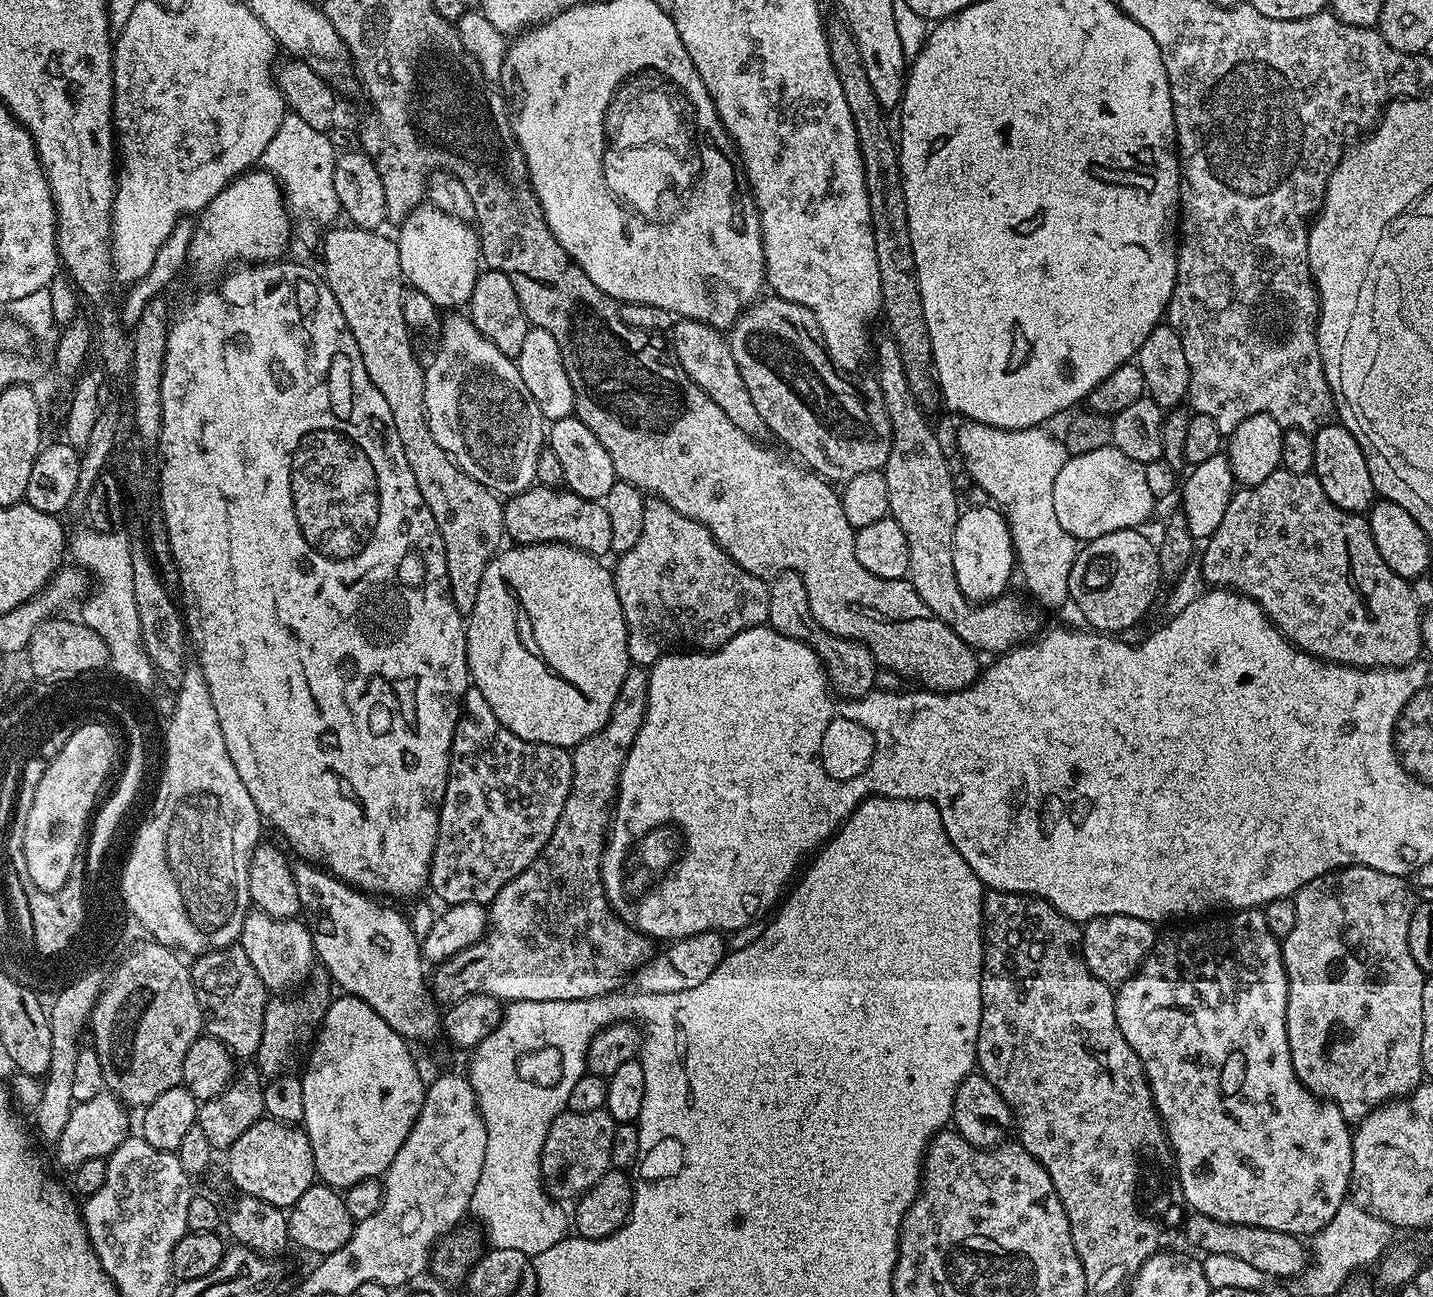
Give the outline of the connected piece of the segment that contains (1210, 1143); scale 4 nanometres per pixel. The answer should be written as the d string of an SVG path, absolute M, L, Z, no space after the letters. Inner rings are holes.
M1245 908L1243 910L1233 911L1225 920L1212 920L1209 924L1196 924L1193 928L1172 928L1169 932L1160 932L1157 935L1156 943L1148 952L1148 959L1141 964L1138 971L1127 980L1126 983L1119 985L1115 989L1116 998L1116 1017L1118 1018L1118 1026L1122 1030L1122 1034L1126 1038L1126 1042L1130 1042L1130 1046L1134 1050L1134 1054L1138 1054L1138 1058L1144 1067L1144 1077L1148 1080L1148 1086L1152 1090L1152 1102L1156 1106L1156 1114L1160 1118L1160 1123L1164 1126L1164 1135L1168 1141L1169 1148L1172 1149L1174 1157L1174 1172L1180 1177L1180 1194L1183 1203L1187 1205L1193 1213L1205 1216L1206 1218L1214 1218L1218 1222L1226 1224L1241 1224L1250 1228L1265 1228L1266 1230L1274 1230L1275 1232L1285 1232L1291 1236L1301 1238L1311 1238L1317 1232L1329 1224L1334 1218L1334 1214L1338 1214L1338 1210L1345 1204L1346 1197L1350 1192L1352 1184L1352 1132L1350 1131L1349 1121L1338 1110L1338 1106L1331 1102L1325 1102L1316 1093L1311 1092L1308 1087L1298 1078L1298 1074L1292 1065L1290 1058L1290 1046L1288 1045L1288 1027L1286 1026L1286 1002L1288 1001L1288 975L1284 969L1284 953L1282 944L1274 934L1270 932L1270 928L1266 924L1266 918L1263 911L1258 908Z

